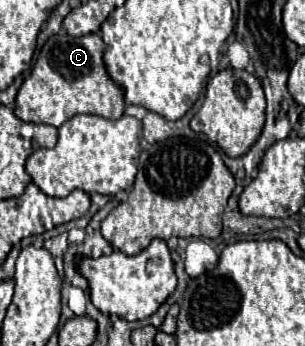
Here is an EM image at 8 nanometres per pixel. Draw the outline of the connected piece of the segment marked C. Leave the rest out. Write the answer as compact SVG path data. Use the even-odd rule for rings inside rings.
M68 33L52 35L32 69L28 81L22 83L16 95L16 115L28 123L46 123L60 127L74 115L90 113L106 119L120 119L124 113L124 93L108 77L102 53L106 45L100 35L90 33L84 37L70 37Z

